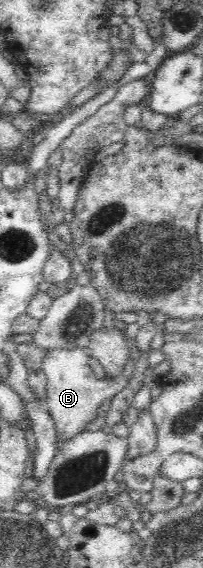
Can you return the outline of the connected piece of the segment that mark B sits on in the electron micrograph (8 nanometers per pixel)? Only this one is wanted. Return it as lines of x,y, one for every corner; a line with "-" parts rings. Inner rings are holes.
82,347
53,348
47,351
47,357
42,361
41,371
46,374
48,391
44,406
54,420
57,442
67,441
84,432
84,427
97,417
100,405
116,393
124,392
129,385
129,381
121,374
116,381
97,379
89,365
90,357
87,349

